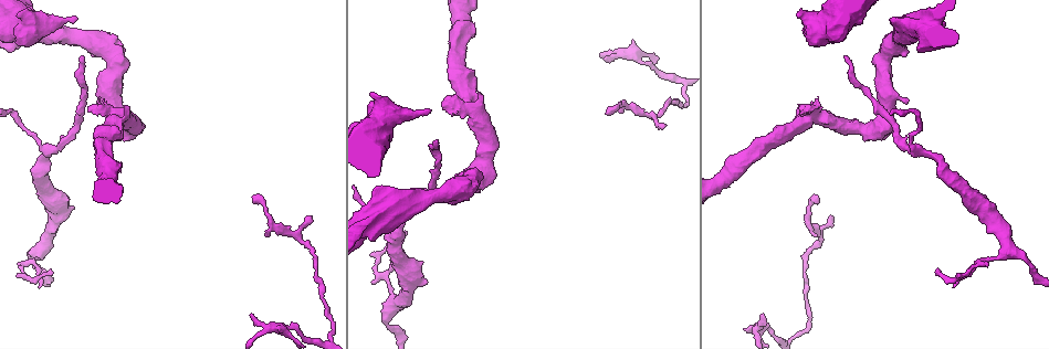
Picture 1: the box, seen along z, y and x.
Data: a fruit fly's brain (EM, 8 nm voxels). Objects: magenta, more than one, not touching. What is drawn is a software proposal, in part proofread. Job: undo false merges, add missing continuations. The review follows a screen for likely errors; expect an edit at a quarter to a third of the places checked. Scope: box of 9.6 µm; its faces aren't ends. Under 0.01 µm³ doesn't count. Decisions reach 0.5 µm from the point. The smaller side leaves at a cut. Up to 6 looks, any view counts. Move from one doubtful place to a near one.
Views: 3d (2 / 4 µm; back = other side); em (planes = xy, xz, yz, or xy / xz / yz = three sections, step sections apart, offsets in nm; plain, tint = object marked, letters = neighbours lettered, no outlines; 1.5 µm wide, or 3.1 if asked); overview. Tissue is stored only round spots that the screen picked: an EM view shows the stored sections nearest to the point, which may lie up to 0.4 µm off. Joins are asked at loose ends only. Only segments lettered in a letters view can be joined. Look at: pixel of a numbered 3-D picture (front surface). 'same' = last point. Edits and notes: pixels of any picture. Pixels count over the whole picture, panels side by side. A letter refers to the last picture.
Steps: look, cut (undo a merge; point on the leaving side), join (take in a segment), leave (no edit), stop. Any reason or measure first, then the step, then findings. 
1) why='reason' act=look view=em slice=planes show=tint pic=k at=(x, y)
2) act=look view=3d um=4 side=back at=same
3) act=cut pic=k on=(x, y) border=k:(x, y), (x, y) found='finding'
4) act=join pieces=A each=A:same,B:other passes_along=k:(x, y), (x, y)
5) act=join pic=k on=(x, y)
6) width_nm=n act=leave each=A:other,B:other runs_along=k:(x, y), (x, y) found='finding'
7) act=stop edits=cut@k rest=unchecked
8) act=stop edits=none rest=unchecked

why='a fork' act=look view=3d um=4 pic=1 at=(297, 233)

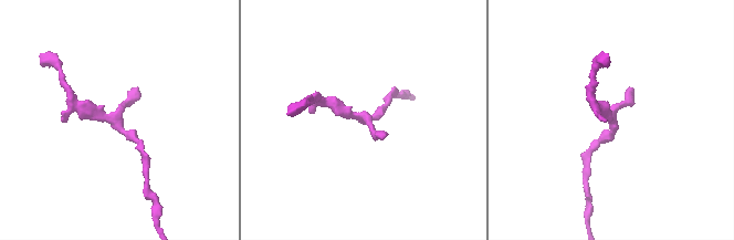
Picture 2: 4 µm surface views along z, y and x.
act=look view=em slice=xy step=4 show=letters pic=2 at=(363, 118)

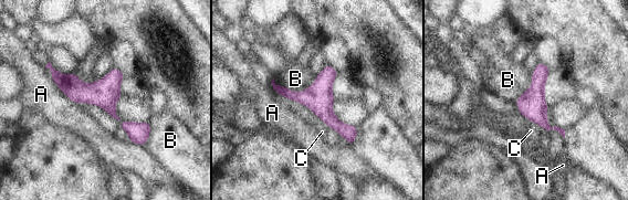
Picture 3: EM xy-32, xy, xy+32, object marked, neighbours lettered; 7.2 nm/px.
act=leave each=A:other,B:other,C:other runs_along=3:(54, 72), (95, 94), (142, 141) found='all the same cell'

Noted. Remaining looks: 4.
why='branch stops here' act=look view=3d um=4 side=back pic=1 at=(126, 108)

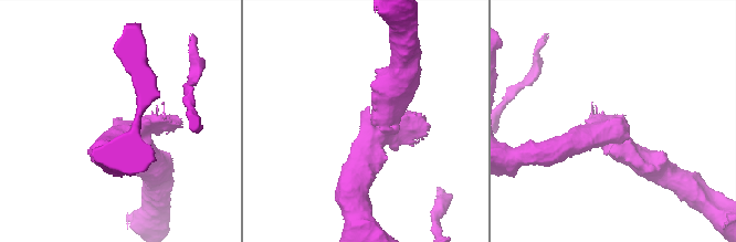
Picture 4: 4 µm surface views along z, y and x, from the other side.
act=look view=em slice=xy step=4 show=tint pic=4 at=(627, 122)

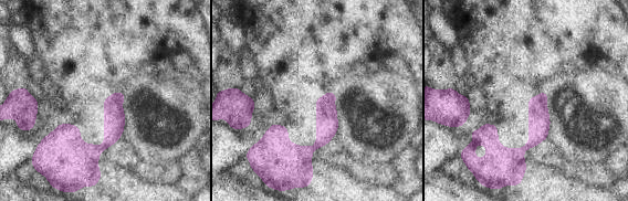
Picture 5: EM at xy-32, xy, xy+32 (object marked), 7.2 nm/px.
why='another direction' act=look view=em slice=planes show=letters at=same

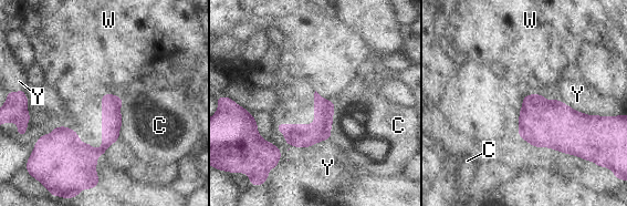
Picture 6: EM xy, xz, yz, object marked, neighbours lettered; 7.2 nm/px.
act=leave each=C:other,W:other,Y:other border=6:(122, 96), (118, 138) found='no lettered segment goes on from it'

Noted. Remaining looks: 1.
act=stop edits=none rest=unchecked

